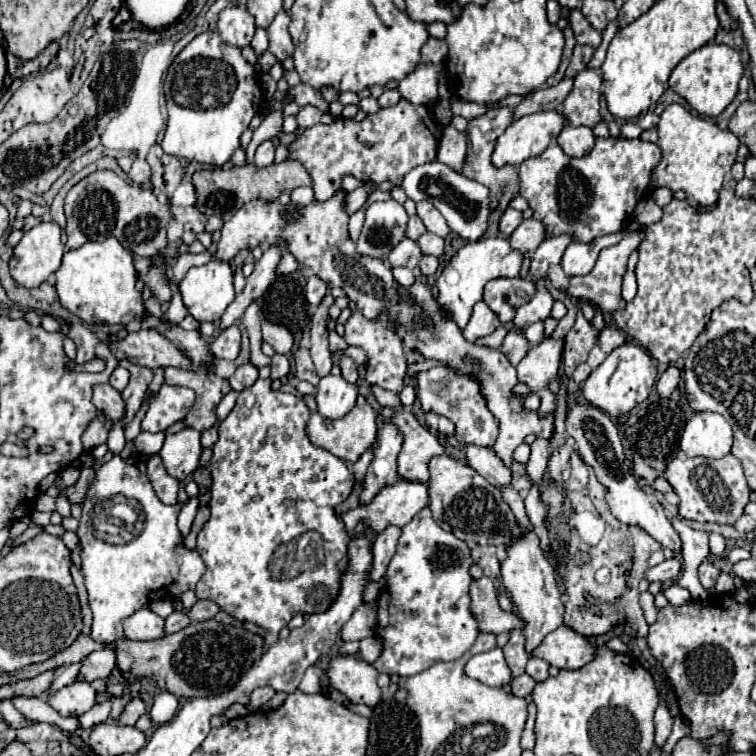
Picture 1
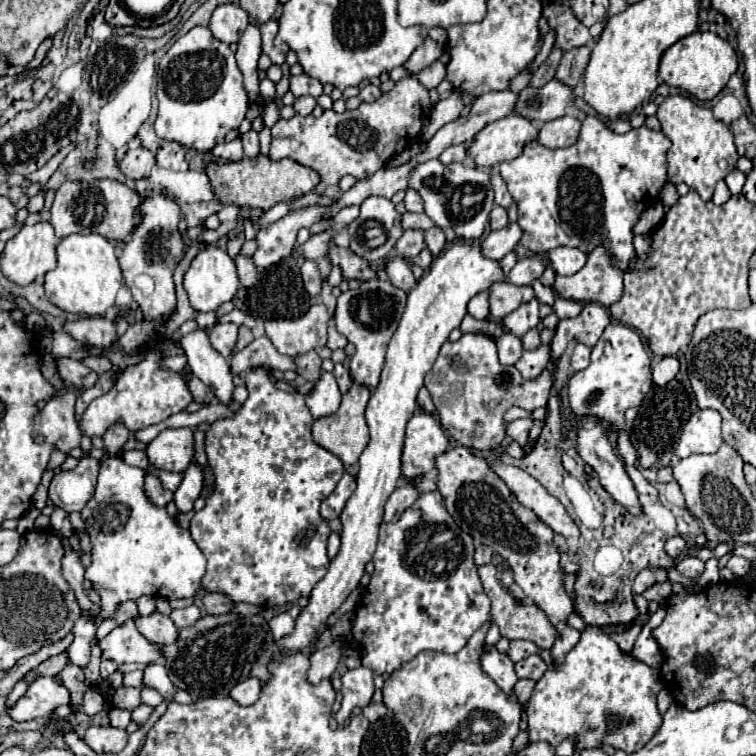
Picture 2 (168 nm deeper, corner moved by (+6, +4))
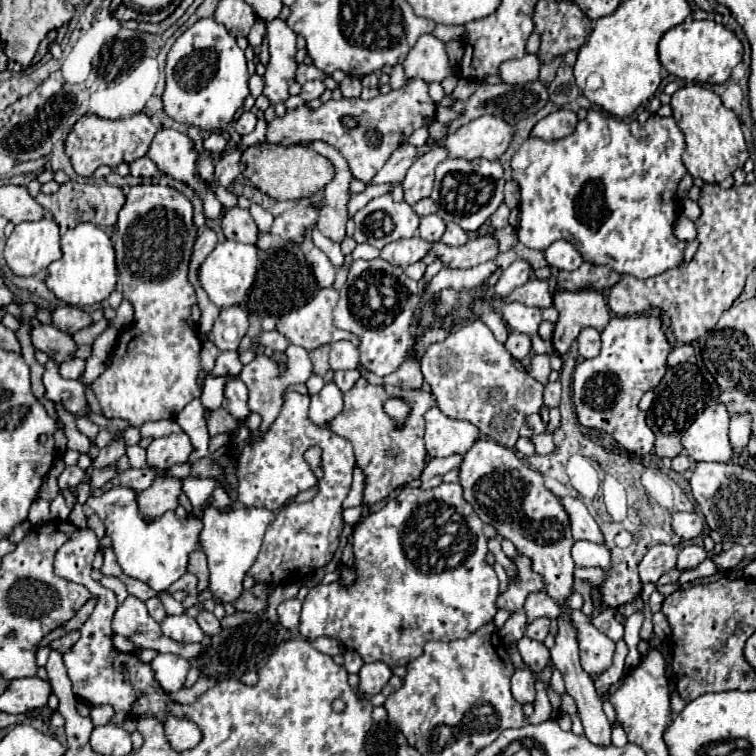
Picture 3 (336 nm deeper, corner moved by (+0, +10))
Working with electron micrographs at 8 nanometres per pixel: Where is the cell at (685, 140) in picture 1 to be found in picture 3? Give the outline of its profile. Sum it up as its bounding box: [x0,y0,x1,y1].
[671,84,749,184]

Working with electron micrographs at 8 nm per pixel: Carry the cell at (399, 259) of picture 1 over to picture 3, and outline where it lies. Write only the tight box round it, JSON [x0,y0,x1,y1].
[419,214,445,242]

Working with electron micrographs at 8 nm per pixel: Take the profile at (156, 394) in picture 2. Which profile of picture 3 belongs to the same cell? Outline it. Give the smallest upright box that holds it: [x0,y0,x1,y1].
[91,184,201,426]

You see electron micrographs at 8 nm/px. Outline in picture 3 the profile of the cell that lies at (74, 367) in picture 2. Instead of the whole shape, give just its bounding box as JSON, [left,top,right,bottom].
[29,318,75,362]

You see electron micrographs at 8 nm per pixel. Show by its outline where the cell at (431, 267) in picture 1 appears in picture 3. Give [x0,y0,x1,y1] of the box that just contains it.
[381,236,431,268]

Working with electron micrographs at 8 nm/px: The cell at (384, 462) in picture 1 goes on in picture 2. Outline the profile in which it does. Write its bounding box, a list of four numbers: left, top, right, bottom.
[271,240,503,662]

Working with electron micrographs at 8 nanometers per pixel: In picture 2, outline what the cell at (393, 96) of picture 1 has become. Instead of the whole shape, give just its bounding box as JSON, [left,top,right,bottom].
[359,84,383,102]

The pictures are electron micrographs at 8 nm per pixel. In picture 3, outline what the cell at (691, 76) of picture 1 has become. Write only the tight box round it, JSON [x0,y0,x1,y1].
[659,20,743,84]

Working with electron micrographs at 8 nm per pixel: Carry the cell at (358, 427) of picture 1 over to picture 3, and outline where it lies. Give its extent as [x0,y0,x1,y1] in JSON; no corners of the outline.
[329,376,437,506]

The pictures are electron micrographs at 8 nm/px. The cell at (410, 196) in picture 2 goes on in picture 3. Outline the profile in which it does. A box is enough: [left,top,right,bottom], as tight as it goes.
[401,148,447,204]

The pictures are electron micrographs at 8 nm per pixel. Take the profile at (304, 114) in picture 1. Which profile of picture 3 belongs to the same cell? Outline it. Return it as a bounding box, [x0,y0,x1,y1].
[299,80,325,102]

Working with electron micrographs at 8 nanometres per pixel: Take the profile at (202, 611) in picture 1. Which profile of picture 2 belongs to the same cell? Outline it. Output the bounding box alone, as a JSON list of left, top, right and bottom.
[203,594,233,614]

